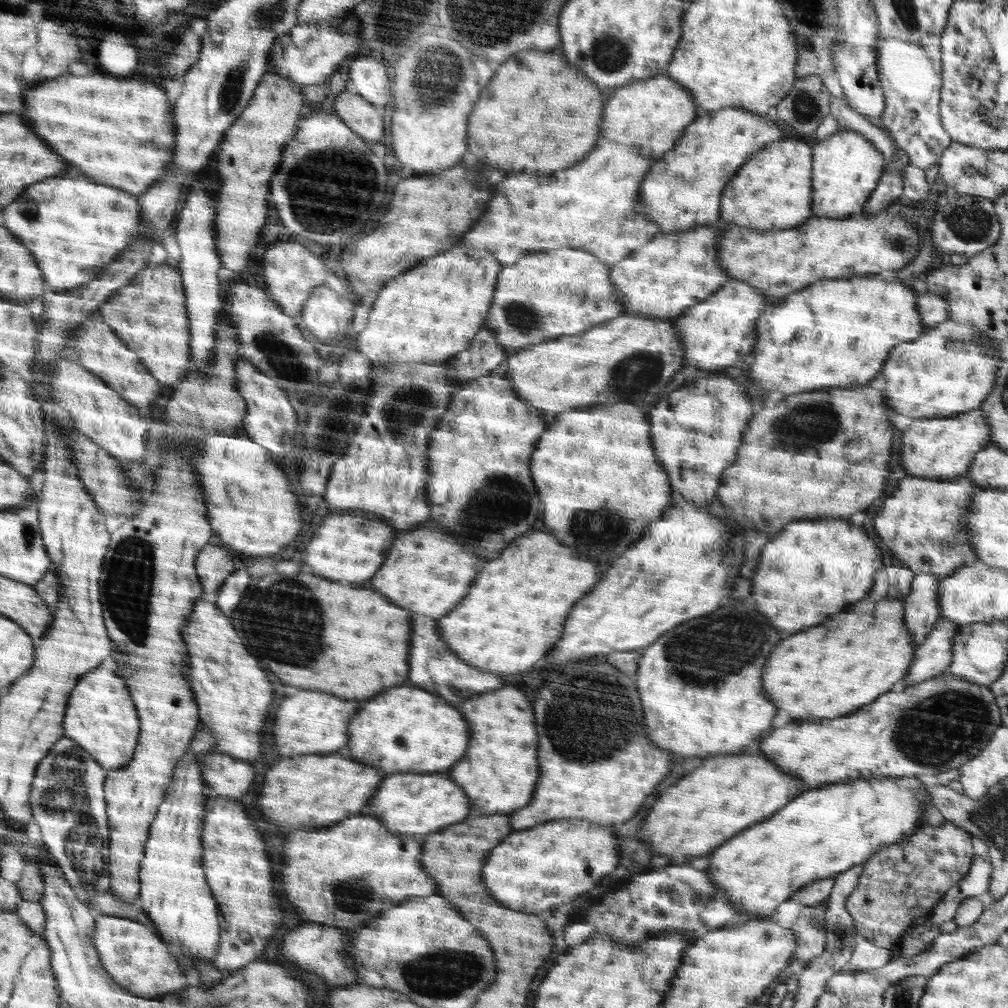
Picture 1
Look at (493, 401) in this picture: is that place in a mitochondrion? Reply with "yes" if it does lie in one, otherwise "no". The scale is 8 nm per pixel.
no

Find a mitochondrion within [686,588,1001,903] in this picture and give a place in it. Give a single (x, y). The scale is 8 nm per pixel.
(932, 731)

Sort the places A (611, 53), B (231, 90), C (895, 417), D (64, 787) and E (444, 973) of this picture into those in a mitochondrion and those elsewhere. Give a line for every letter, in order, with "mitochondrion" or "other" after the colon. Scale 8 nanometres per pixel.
A: mitochondrion
B: mitochondrion
C: other
D: mitochondrion
E: mitochondrion

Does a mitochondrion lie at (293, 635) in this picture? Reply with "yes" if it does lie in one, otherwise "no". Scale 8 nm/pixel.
yes

